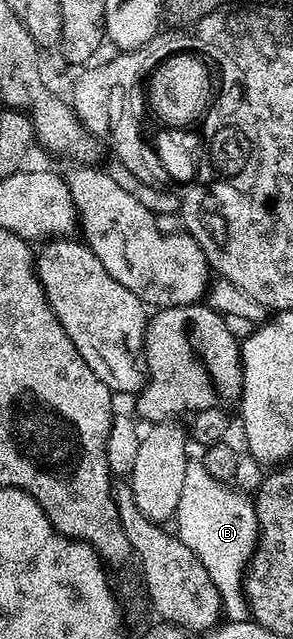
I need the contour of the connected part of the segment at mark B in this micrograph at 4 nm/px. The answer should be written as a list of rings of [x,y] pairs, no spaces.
[[[189,458],[182,497],[178,497],[174,516],[174,534],[184,542],[186,549],[194,553],[194,557],[198,557],[198,561],[202,561],[202,565],[206,565],[206,573],[210,573],[210,581],[214,581],[214,589],[220,594],[223,614],[233,623],[247,623],[250,612],[248,598],[244,595],[243,577],[260,530],[255,502],[234,488],[210,477],[203,458]]]

